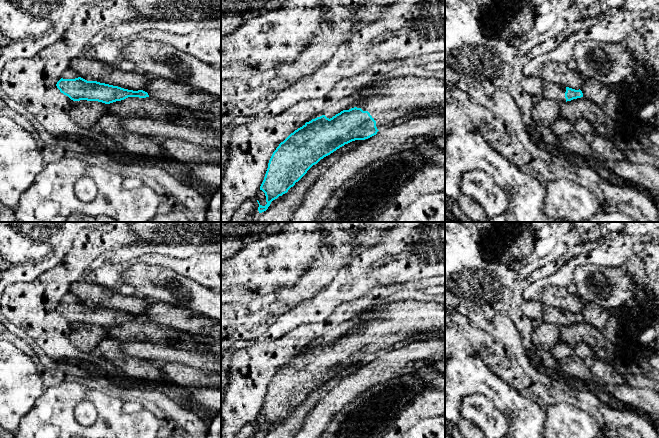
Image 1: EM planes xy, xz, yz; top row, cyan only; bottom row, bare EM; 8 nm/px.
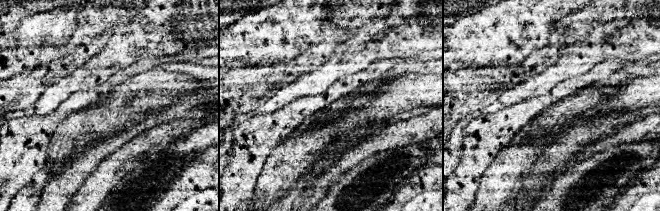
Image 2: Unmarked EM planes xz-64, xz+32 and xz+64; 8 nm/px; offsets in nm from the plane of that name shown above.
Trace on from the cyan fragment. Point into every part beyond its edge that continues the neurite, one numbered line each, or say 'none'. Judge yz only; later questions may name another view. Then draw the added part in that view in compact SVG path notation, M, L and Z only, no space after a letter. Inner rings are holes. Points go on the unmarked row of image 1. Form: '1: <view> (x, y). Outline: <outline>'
1: yz (538, 312). Outline: M523 301L521 304L522 313L536 324L543 322L552 323L558 327L566 326L566 311L548 306L541 301Z

